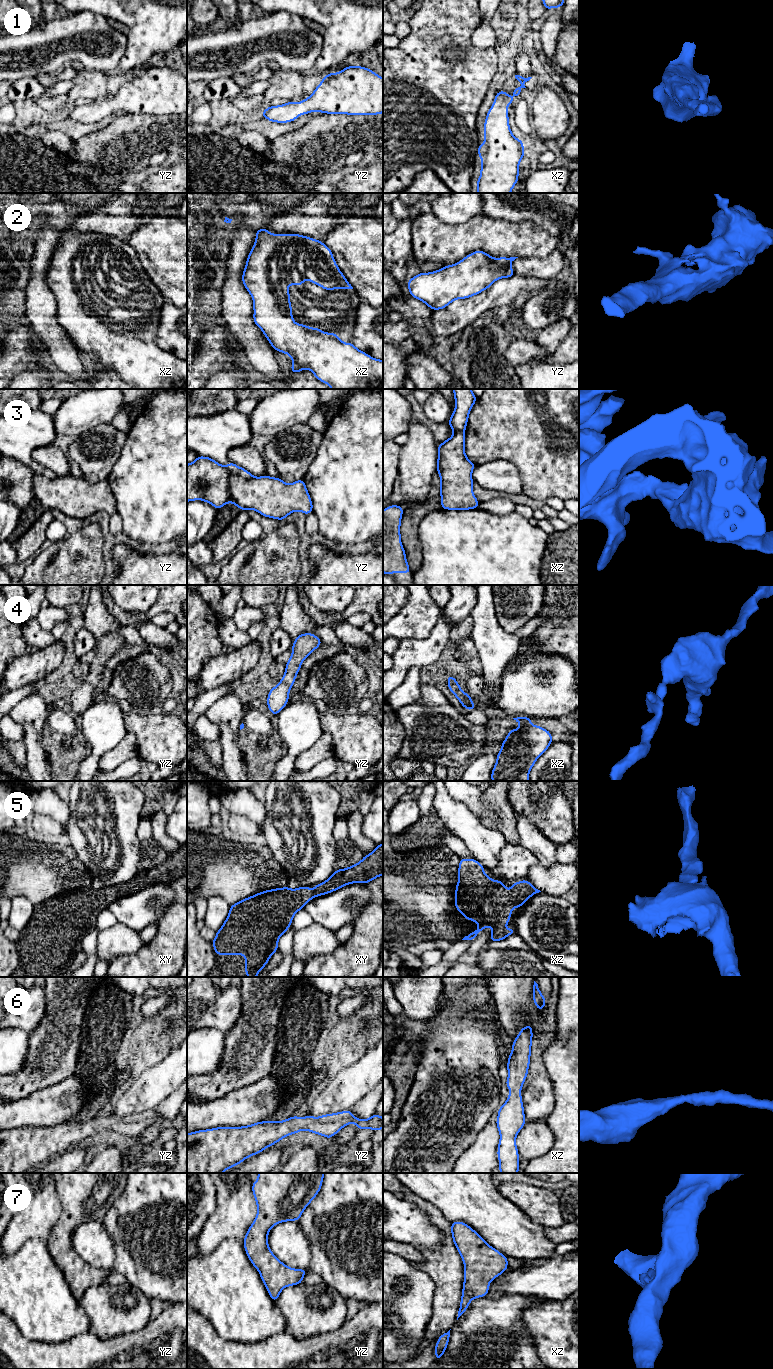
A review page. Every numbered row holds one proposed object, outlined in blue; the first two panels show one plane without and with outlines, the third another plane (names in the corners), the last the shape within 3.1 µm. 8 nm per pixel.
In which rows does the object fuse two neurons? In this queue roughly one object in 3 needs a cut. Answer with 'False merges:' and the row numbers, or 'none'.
False merges: 3

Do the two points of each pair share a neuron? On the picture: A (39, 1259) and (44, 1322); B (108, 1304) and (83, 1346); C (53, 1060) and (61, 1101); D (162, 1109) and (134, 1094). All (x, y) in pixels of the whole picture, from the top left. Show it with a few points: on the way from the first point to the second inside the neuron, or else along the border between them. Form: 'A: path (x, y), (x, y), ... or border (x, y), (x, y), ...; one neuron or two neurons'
A: path (39, 1275), (39, 1301), (42, 1306); one neuron
B: border (90, 1330), (101, 1339), (115, 1337); two neurons
C: border (73, 1074), (60, 1082), (36, 1091); two neurons
D: border (174, 1091), (154, 1109); two neurons

